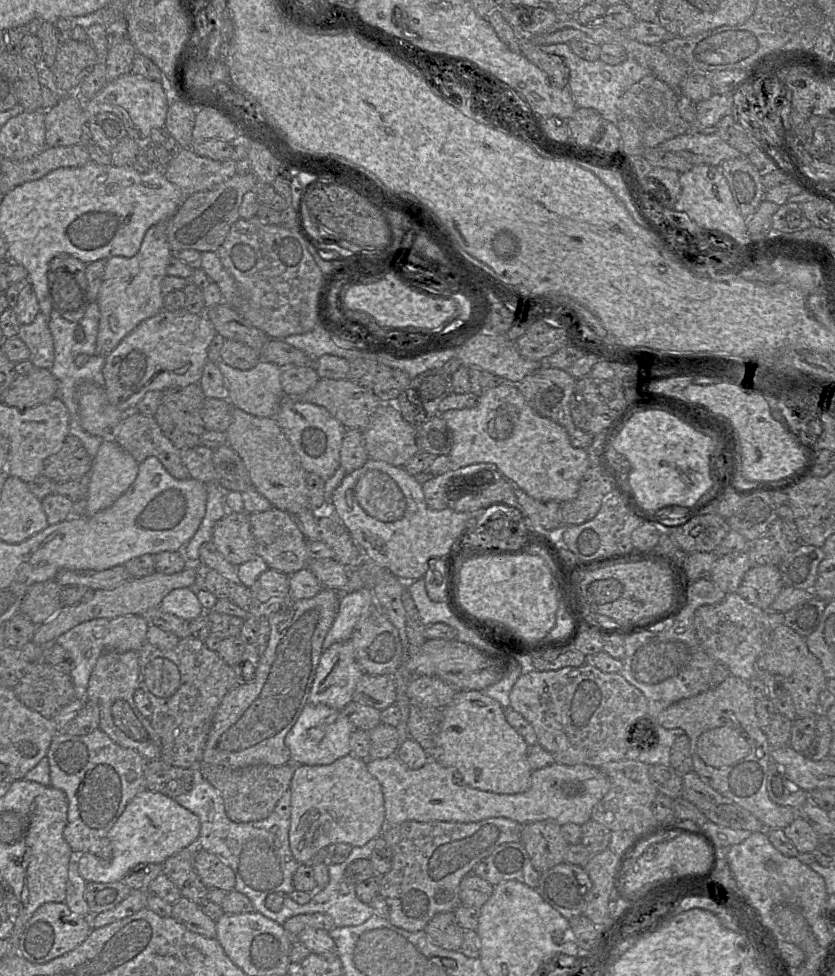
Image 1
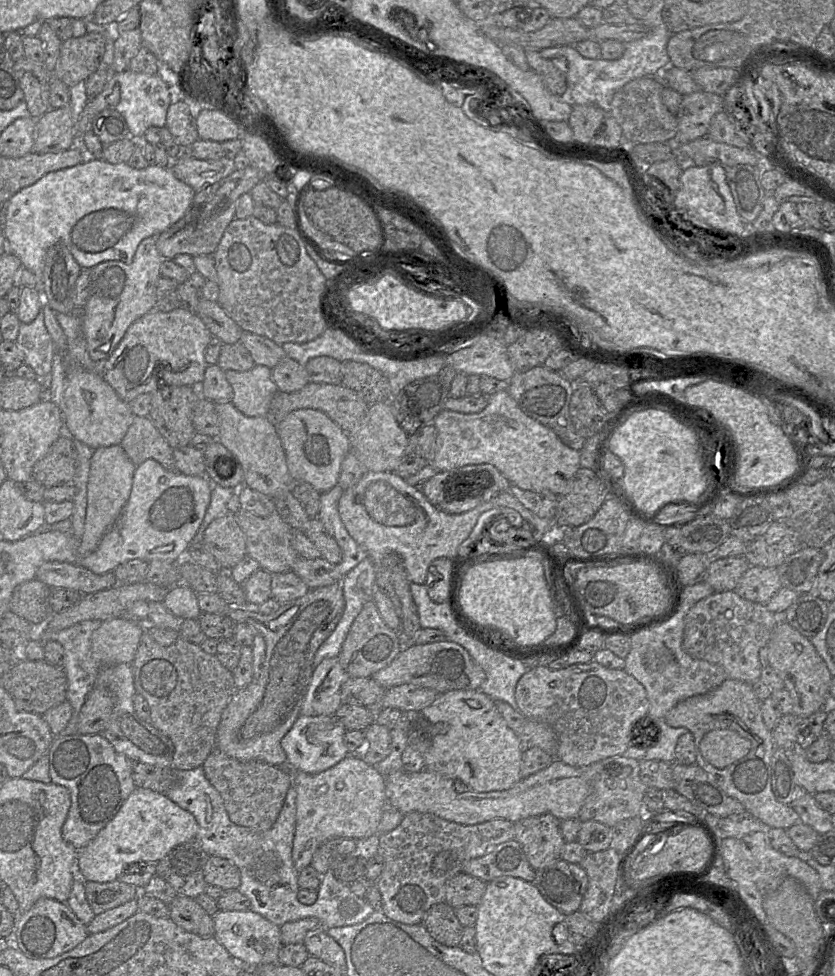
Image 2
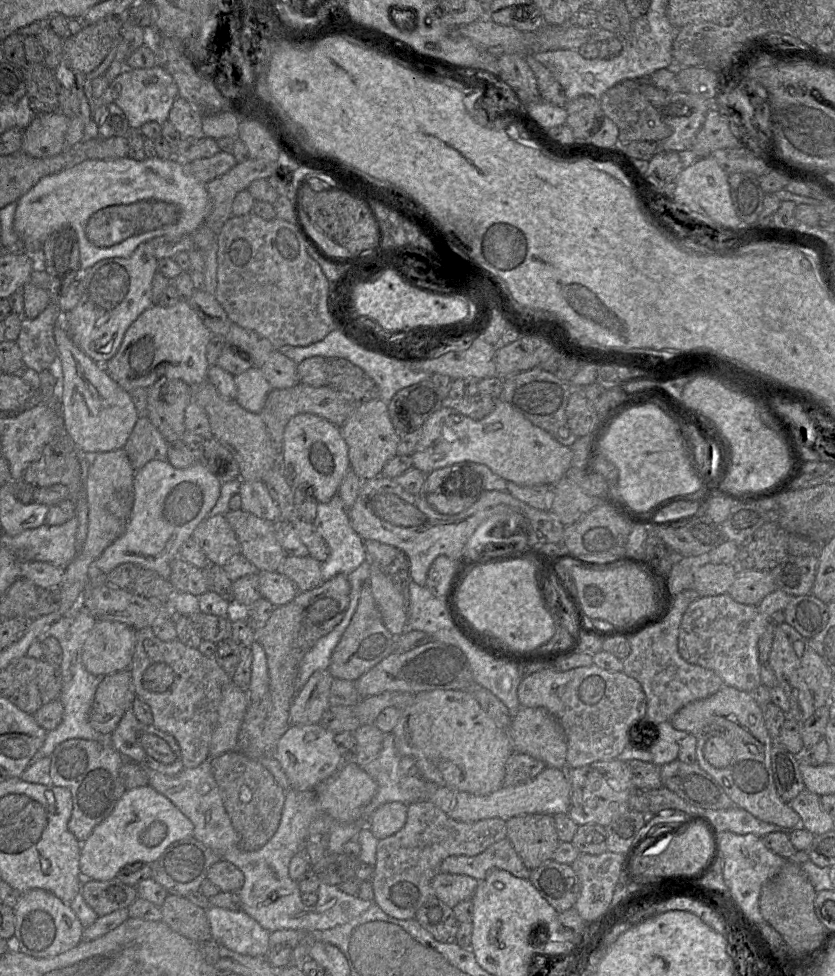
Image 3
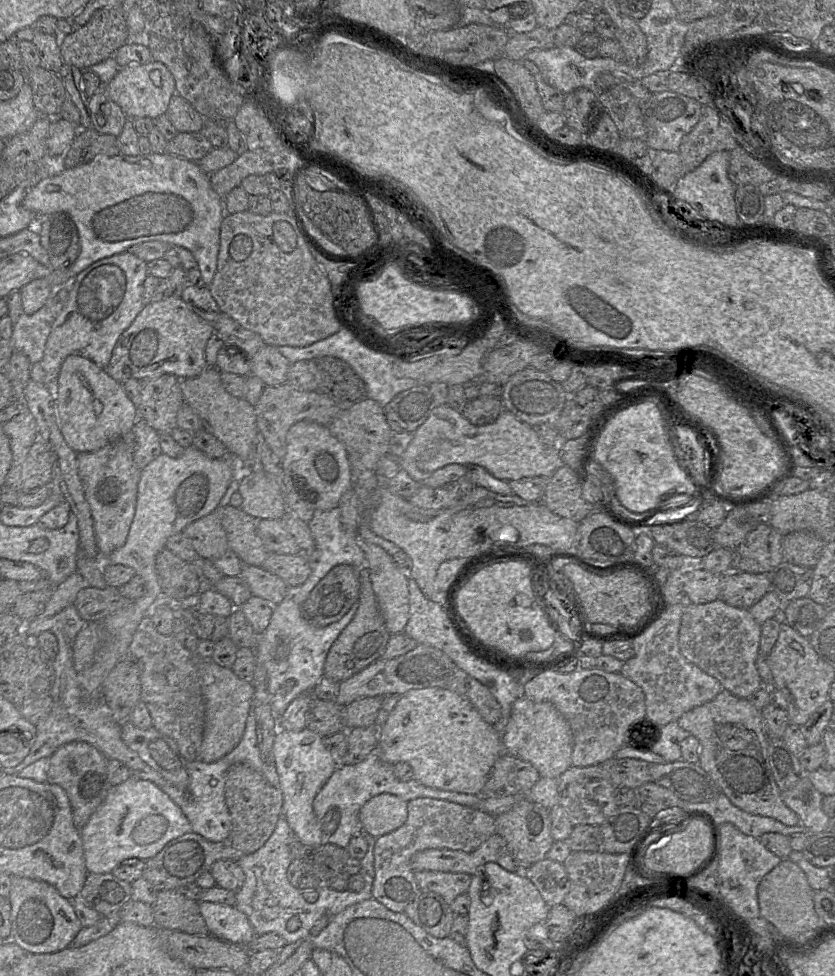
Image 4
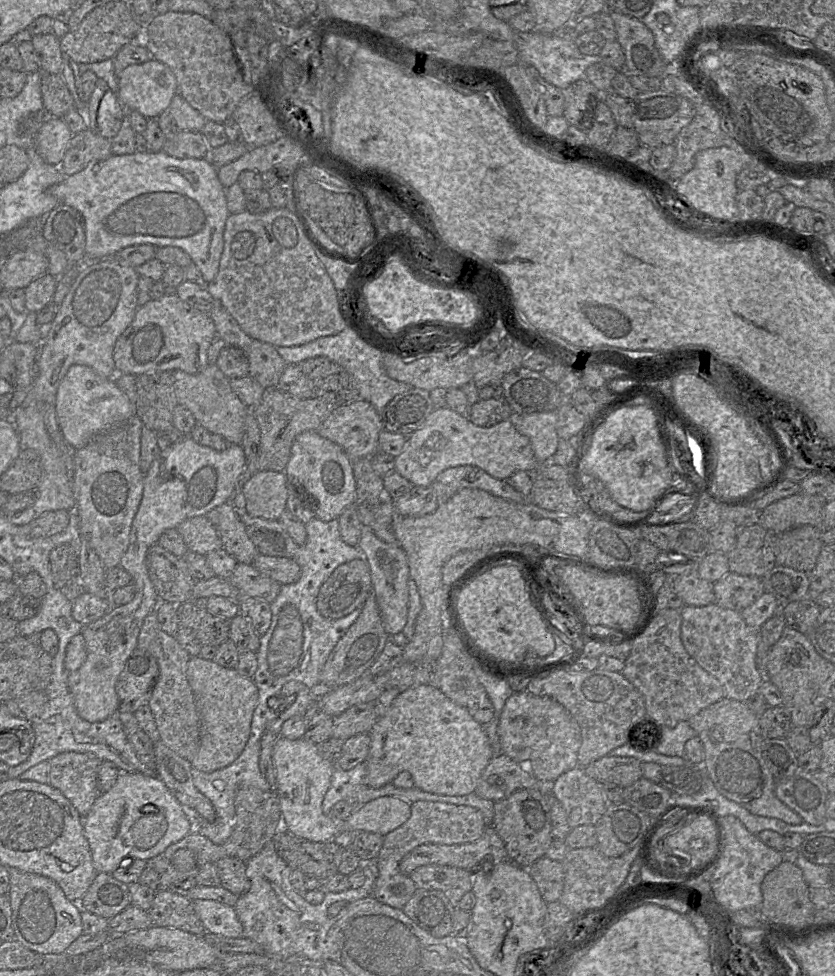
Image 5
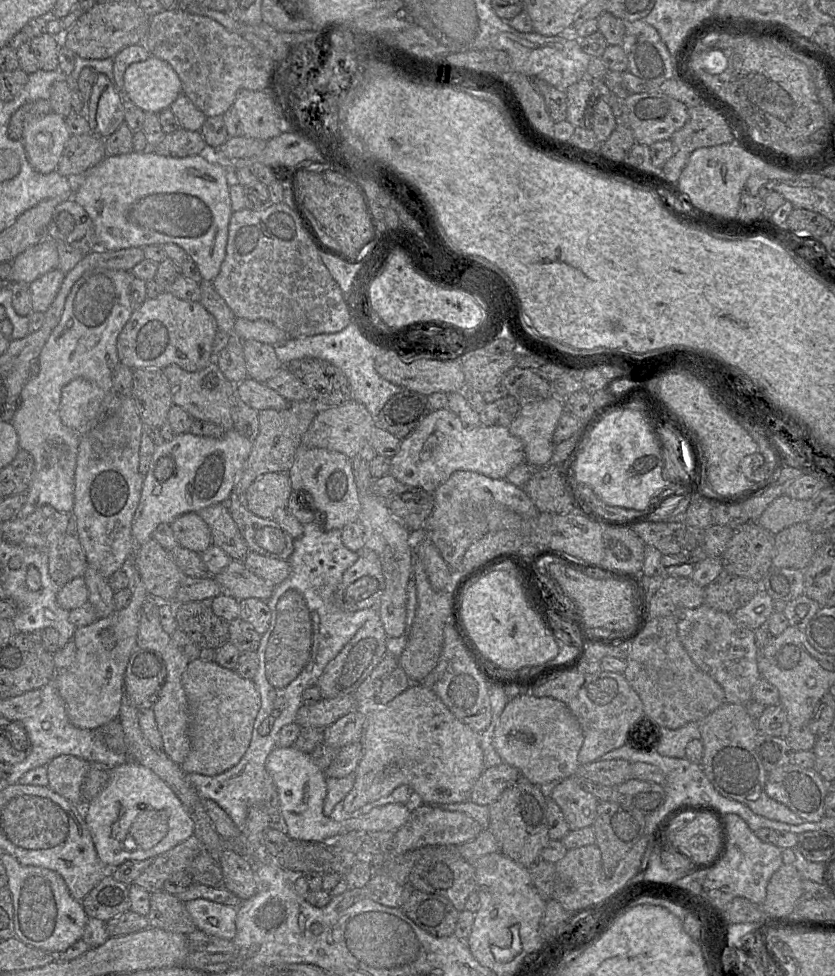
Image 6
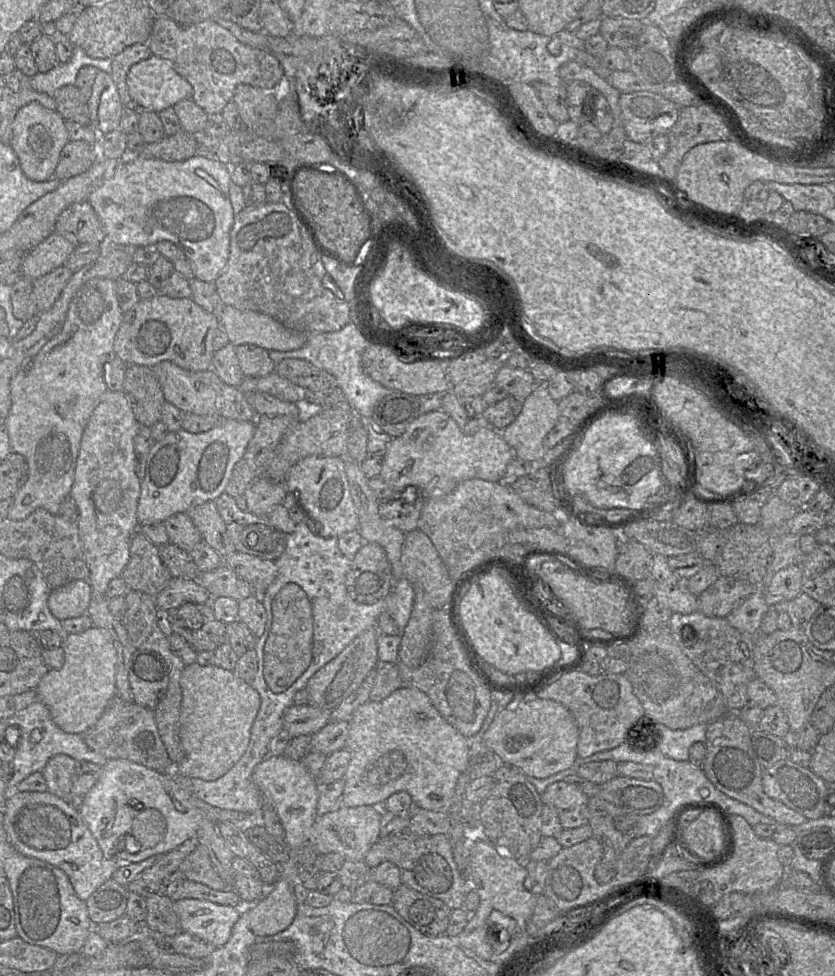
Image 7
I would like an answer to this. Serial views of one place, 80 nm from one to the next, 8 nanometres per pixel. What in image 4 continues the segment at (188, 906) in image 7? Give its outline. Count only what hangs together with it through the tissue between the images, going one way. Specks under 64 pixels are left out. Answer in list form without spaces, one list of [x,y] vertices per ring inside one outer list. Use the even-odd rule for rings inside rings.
[[[206,901],[198,905],[210,935],[236,945],[248,945],[256,937],[247,916],[235,907]]]

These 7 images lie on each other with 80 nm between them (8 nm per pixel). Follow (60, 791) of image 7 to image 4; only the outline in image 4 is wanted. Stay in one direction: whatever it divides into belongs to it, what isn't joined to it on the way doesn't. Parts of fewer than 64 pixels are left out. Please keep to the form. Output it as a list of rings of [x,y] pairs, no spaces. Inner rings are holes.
[[[70,742],[60,746],[49,758],[48,780],[63,788],[72,807],[73,823],[80,831],[91,815],[102,805],[111,784],[108,779],[108,760],[99,750],[85,742]]]

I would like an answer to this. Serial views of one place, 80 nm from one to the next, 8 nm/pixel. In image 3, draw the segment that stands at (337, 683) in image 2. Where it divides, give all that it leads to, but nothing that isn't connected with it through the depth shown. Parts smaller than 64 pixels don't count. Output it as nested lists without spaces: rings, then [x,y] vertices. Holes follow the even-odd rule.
[[[328,669],[317,670],[307,683],[300,687],[289,711],[291,725],[318,724],[331,706],[329,701],[333,676]]]

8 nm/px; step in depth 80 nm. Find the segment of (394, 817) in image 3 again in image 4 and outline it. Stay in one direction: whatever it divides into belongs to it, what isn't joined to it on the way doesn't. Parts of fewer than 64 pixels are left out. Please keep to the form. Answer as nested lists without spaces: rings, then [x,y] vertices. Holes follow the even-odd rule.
[[[382,793],[361,808],[361,832],[378,838],[401,827],[407,817],[408,802],[393,794]]]

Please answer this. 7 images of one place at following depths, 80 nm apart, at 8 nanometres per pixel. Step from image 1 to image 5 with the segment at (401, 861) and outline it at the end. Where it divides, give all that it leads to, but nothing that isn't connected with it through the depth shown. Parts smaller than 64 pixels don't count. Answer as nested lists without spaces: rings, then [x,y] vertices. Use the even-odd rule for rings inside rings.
[[[417,801],[411,804],[410,818],[399,828],[384,836],[377,858],[378,876],[372,897],[393,908],[402,909],[417,887],[410,876],[400,872],[399,864],[406,854],[423,844],[458,845],[478,840],[487,828],[482,813],[471,806],[444,802]]]

